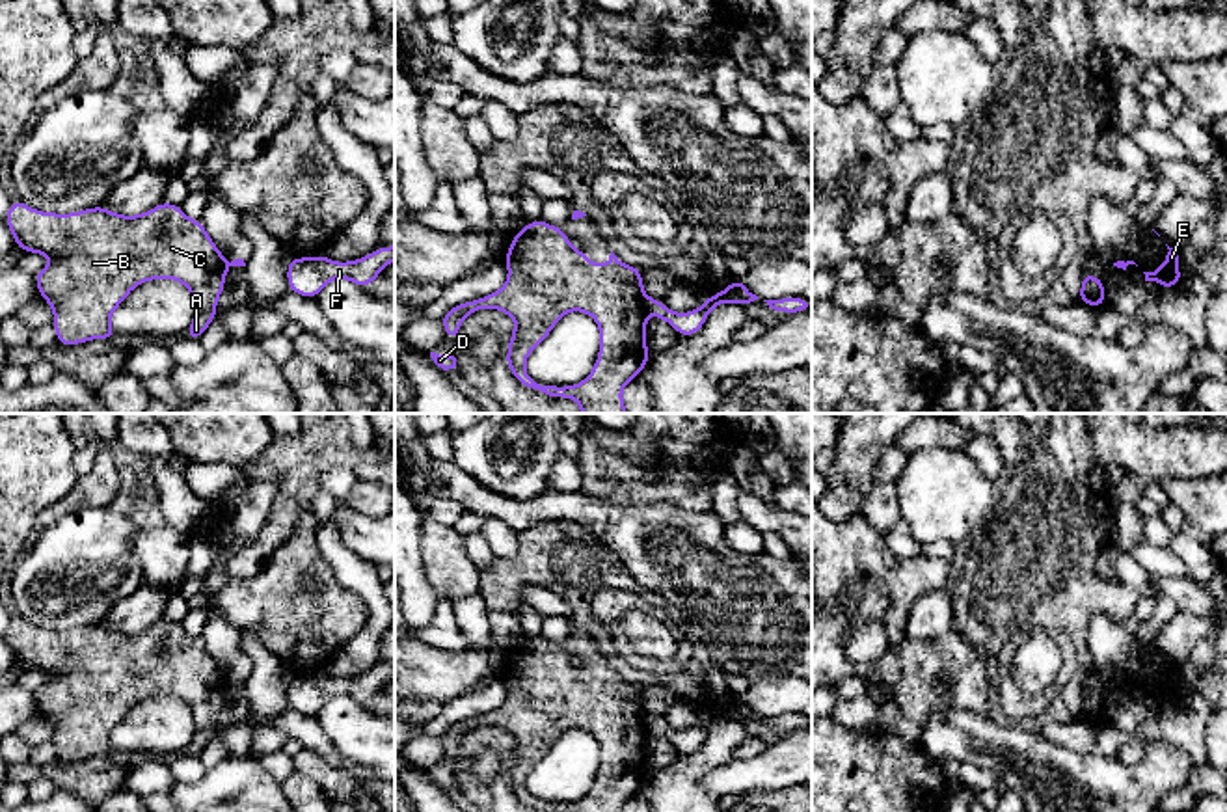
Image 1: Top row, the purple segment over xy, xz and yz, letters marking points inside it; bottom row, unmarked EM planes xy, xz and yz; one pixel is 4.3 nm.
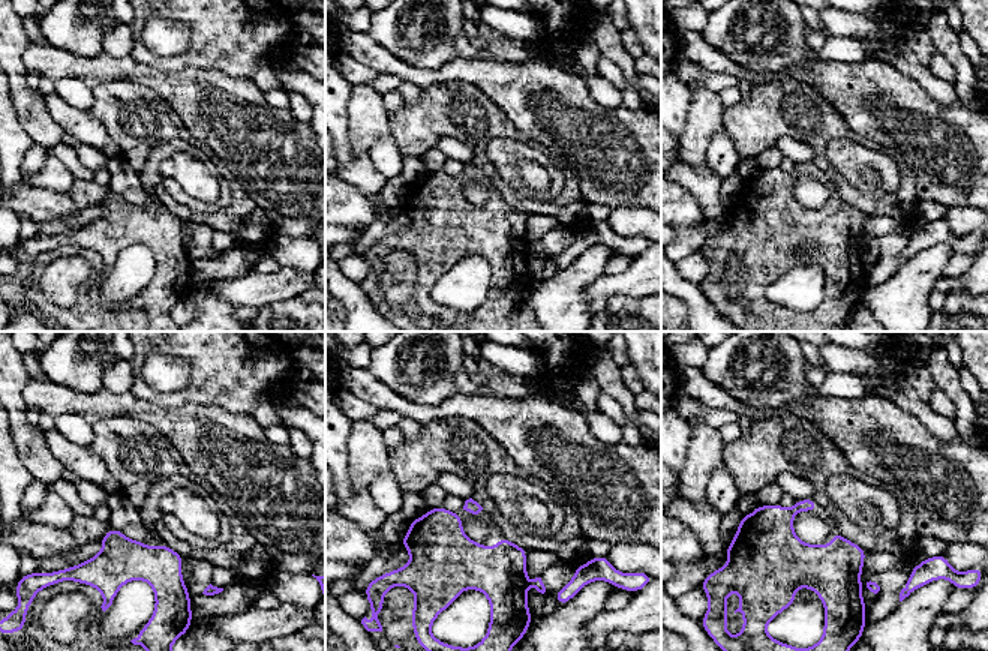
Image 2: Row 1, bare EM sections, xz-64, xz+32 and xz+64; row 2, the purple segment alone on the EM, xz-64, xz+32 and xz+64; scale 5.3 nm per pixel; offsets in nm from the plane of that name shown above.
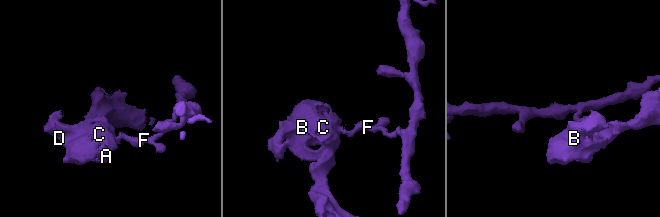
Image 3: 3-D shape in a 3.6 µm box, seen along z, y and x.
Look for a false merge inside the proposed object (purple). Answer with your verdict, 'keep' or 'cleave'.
cleave

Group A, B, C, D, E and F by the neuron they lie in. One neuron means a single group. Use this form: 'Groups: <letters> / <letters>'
Groups: A B C D E / F

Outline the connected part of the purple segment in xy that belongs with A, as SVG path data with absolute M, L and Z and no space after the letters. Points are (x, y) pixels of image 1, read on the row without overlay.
M20 616L9 620L4 635L15 663L24 670L50 672L52 680L34 691L37 711L54 728L56 760L73 764L93 756L115 758L112 730L130 708L151 697L181 698L192 711L196 732L184 751L199 758L216 738L216 723L225 704L229 678L207 652L201 637L188 635L181 622L160 618L147 629L125 633L104 622L69 631L35 628Z

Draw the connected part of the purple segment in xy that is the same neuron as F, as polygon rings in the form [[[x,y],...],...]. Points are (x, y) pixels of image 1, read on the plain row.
[[[380,663],[357,678],[337,680],[324,670],[317,674],[289,674],[287,702],[290,710],[317,715],[331,697],[348,697],[367,706],[382,687],[395,678],[395,663]]]

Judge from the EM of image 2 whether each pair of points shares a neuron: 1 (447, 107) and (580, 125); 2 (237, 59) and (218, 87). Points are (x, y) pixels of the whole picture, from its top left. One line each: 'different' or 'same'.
1: different
2: different

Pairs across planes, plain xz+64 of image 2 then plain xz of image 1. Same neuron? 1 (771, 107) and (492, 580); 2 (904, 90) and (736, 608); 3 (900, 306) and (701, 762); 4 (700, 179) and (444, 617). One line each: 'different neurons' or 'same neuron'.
1: same neuron
2: same neuron
3: same neuron
4: same neuron

